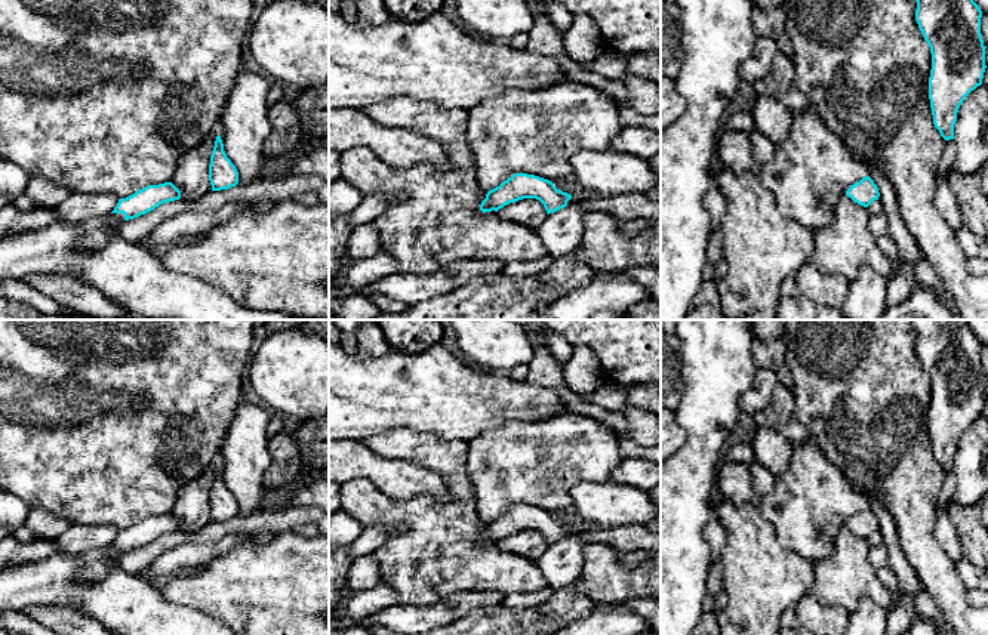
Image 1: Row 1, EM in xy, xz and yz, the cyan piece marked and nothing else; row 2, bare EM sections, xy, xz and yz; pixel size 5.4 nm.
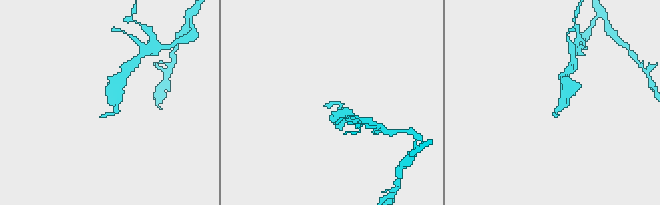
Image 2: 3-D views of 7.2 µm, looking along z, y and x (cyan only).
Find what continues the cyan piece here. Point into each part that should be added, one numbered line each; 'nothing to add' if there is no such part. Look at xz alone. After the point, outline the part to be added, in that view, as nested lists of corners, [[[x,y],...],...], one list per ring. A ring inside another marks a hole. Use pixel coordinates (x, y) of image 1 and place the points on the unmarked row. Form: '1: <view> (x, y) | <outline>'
nothing to add

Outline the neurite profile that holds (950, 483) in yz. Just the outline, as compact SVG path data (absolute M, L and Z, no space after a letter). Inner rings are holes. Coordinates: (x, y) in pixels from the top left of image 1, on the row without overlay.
M949 471L945 474L944 486L939 493L938 506L949 506L954 497L955 487L957 487L957 477L954 471Z

